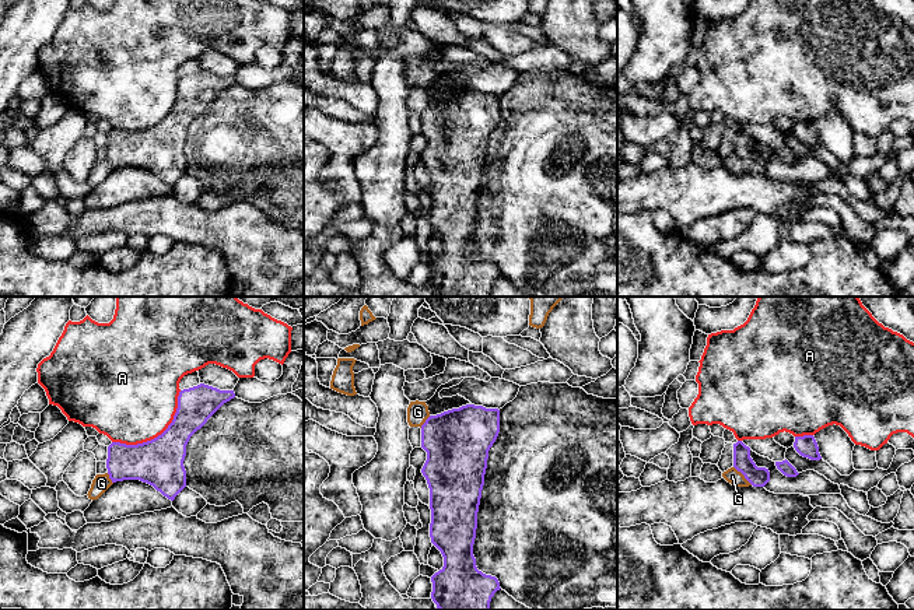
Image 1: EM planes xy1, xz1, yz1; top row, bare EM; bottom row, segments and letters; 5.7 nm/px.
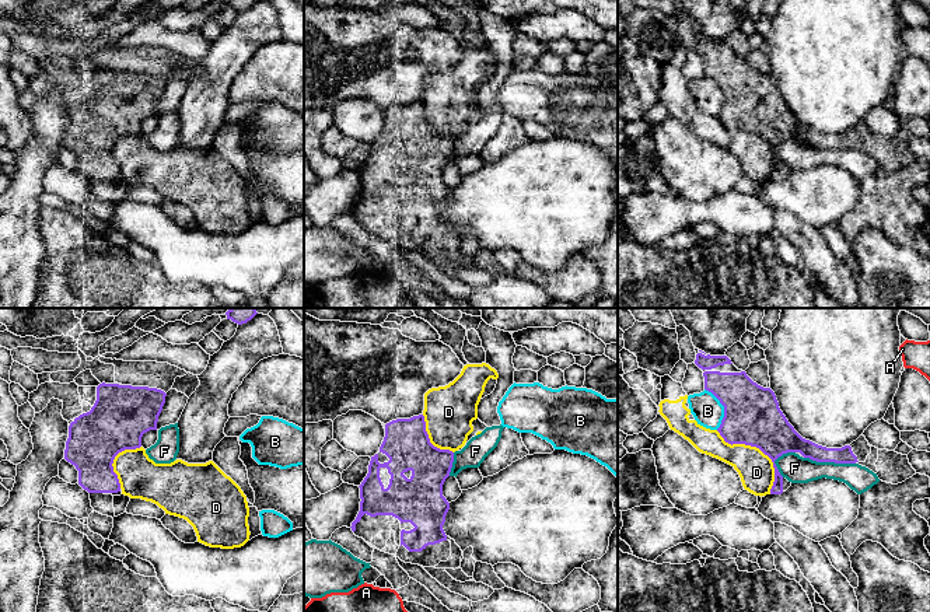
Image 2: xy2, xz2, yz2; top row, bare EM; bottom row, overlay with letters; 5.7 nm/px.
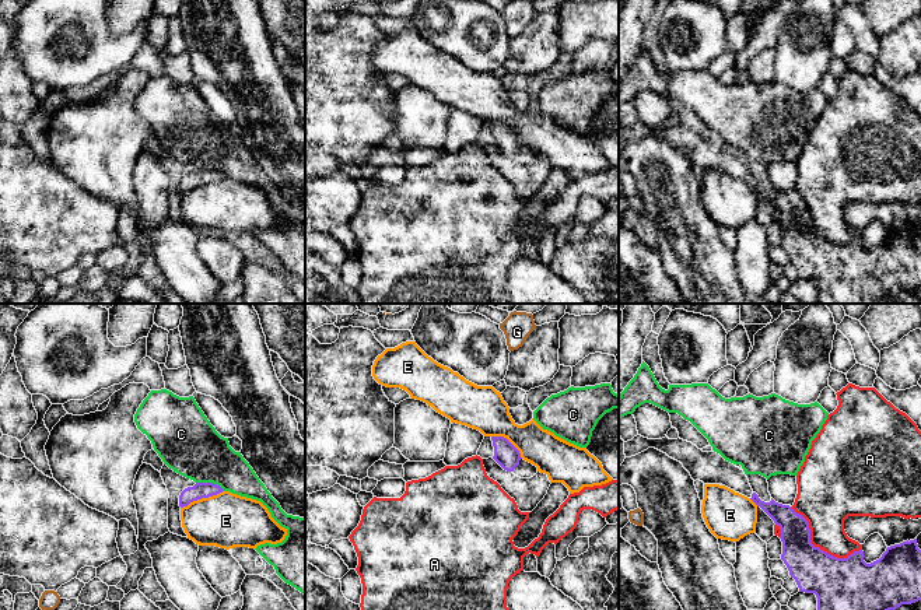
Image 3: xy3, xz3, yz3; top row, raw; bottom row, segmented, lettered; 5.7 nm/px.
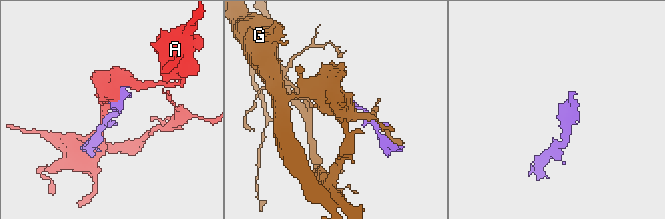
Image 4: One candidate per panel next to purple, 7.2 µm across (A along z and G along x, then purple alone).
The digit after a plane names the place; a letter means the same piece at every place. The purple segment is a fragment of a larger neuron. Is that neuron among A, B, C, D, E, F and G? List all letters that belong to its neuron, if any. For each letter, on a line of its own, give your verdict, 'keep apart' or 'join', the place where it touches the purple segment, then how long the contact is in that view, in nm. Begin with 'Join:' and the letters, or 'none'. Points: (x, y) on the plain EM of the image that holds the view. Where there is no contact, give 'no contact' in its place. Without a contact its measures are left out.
Join: none
A: keep apart; contact xy1 (158, 122); length 500 nm
B: keep apart; contact yz2 (724, 94); length 260 nm
C: keep apart; contact xy3 (210, 169); length 180 nm
D: keep apart; contact yz2 (759, 135); length 480 nm
E: keep apart; contact xy3 (202, 183); length 260 nm
F: keep apart; contact yz2 (829, 147); length 300 nm
G: keep apart; contact yz1 (743, 161); length 160 nm

